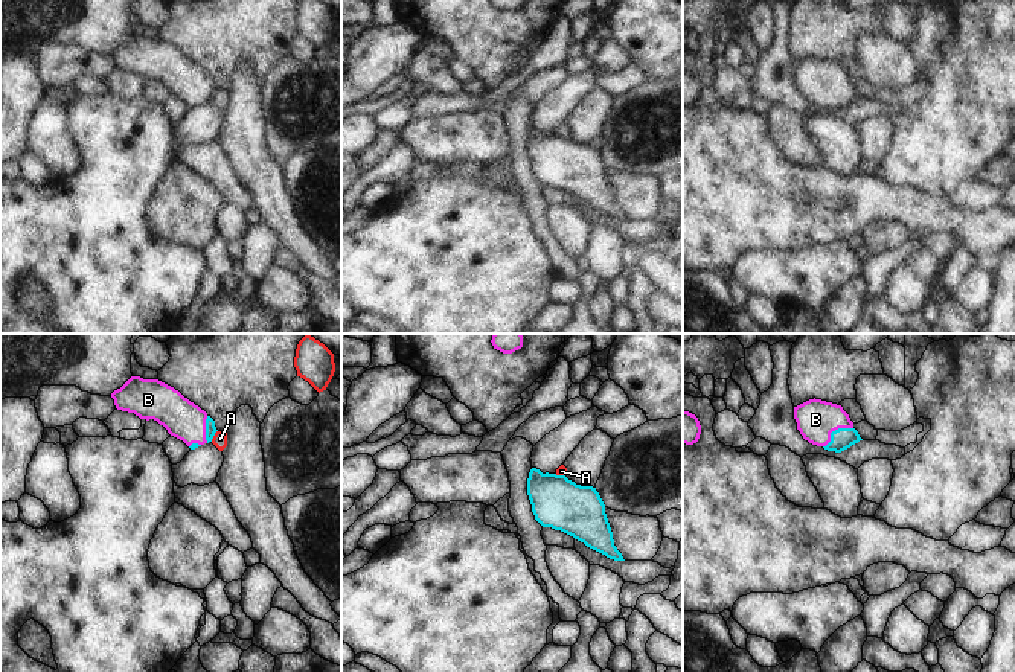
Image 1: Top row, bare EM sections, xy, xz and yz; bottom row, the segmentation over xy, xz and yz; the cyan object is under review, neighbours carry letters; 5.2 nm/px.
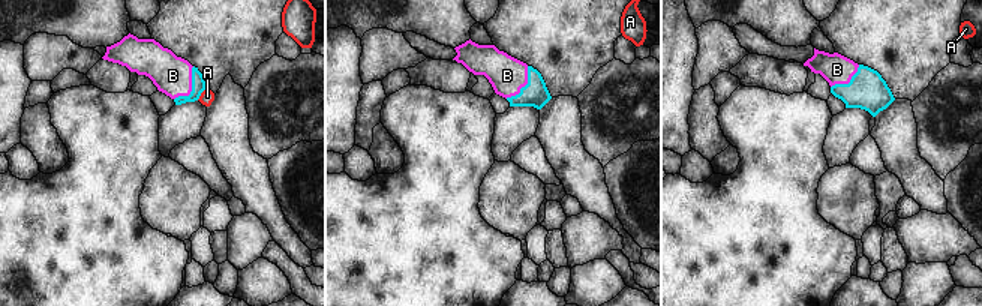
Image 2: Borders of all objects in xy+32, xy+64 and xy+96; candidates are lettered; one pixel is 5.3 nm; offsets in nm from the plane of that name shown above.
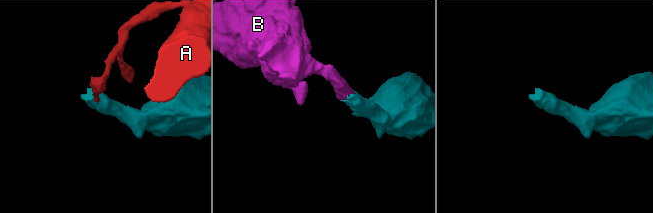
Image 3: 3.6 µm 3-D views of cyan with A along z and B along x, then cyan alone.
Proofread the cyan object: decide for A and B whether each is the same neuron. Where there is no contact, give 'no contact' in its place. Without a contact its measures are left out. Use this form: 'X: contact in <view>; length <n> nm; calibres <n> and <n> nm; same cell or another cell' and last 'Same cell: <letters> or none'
A: contact in xy; length 70 nm; calibres 60 and 80 nm; another cell
B: contact in yz; length 190 nm; calibres 120 and 220 nm; same cell
Same cell: B

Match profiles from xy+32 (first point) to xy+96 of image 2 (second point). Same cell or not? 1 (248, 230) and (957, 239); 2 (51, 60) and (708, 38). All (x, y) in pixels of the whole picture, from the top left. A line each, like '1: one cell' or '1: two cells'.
1: one cell
2: one cell

